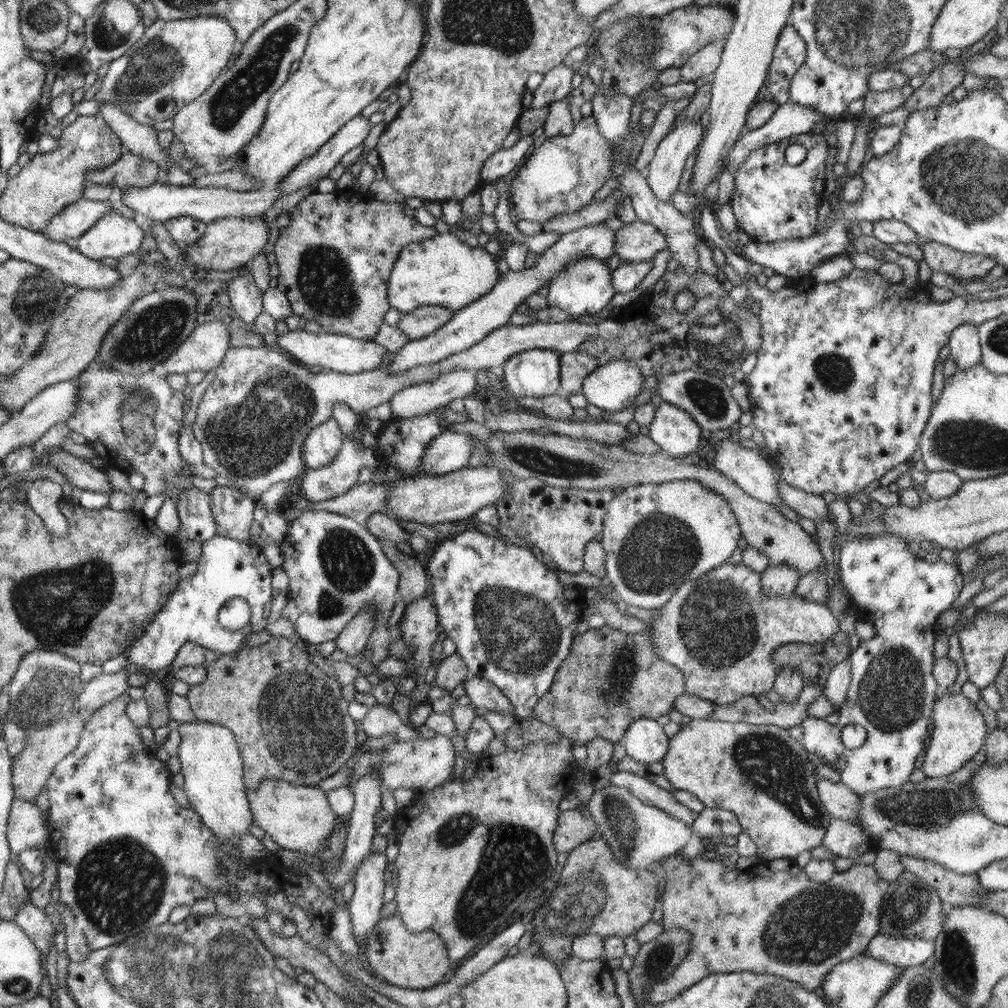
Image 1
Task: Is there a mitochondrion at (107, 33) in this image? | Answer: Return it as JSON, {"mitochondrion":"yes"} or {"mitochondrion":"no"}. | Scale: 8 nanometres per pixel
{"mitochondrion":"yes"}

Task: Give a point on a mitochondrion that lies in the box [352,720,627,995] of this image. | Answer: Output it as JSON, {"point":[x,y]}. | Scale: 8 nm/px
{"point":[514,859]}

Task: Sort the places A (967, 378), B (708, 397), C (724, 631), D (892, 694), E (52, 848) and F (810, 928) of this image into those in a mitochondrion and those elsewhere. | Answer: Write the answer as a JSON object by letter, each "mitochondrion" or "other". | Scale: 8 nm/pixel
{"A":"other","B":"mitochondrion","C":"mitochondrion","D":"mitochondrion","E":"other","F":"mitochondrion"}

